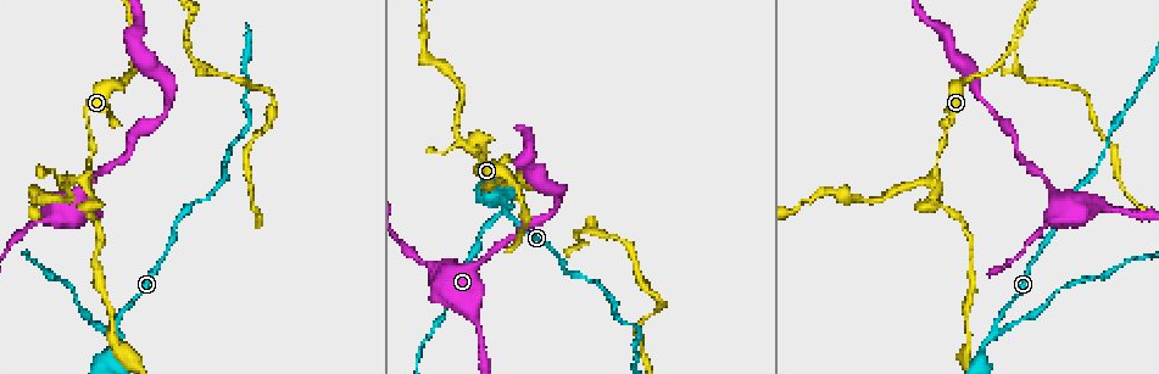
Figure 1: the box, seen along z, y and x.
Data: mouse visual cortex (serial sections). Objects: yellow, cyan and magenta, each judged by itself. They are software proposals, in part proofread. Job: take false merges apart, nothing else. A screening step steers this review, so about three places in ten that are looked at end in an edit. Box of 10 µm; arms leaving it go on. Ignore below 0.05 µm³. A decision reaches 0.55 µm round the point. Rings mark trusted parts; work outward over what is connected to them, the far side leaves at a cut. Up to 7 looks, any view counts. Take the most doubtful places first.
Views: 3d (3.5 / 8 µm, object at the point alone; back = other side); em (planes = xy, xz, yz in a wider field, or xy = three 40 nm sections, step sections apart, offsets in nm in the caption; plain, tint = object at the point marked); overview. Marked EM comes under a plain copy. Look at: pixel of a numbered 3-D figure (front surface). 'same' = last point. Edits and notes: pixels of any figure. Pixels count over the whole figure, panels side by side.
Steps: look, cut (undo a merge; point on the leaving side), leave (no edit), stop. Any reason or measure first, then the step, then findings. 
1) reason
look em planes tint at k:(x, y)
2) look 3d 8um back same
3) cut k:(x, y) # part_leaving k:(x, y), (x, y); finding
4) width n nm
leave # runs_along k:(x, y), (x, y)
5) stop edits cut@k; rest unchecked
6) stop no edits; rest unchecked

three-way junction
look 3d 3.5um at 1:(474, 154)

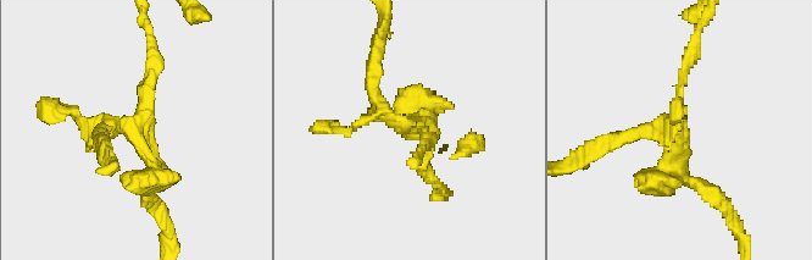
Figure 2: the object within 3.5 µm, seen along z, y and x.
look em xy step 5 tint at 2:(409, 130)

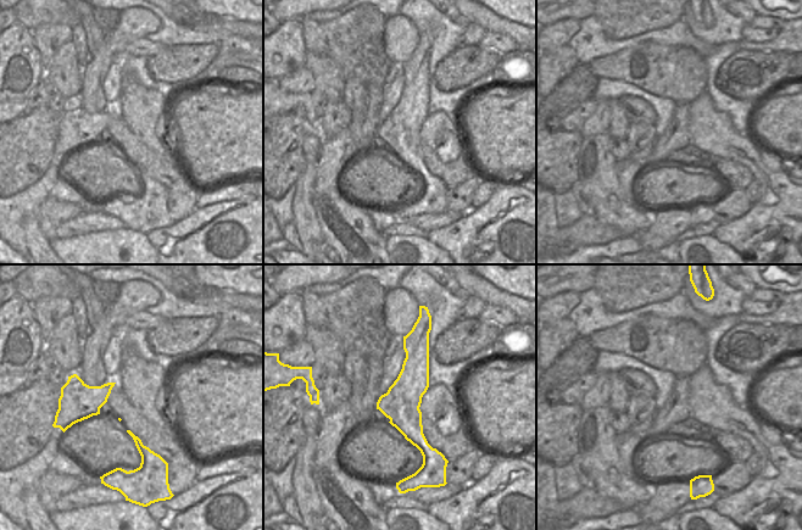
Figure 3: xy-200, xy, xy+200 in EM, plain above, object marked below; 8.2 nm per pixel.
leave # runs_along 2:(693, 51), (671, 164), (699, 186); all the same cell

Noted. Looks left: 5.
look 3d 8um at 1:(118, 330)

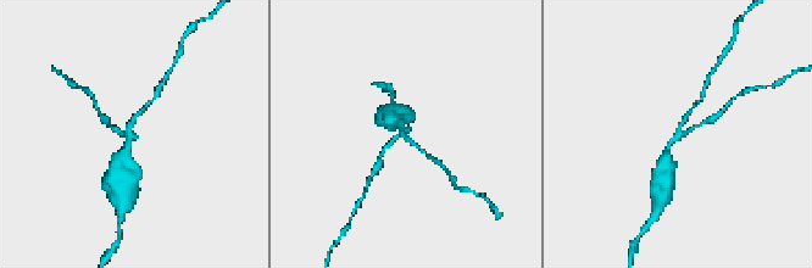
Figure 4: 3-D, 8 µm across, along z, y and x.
arms 3; arm_widths 150, 150, 200 nm
look em xy step 3 tint same

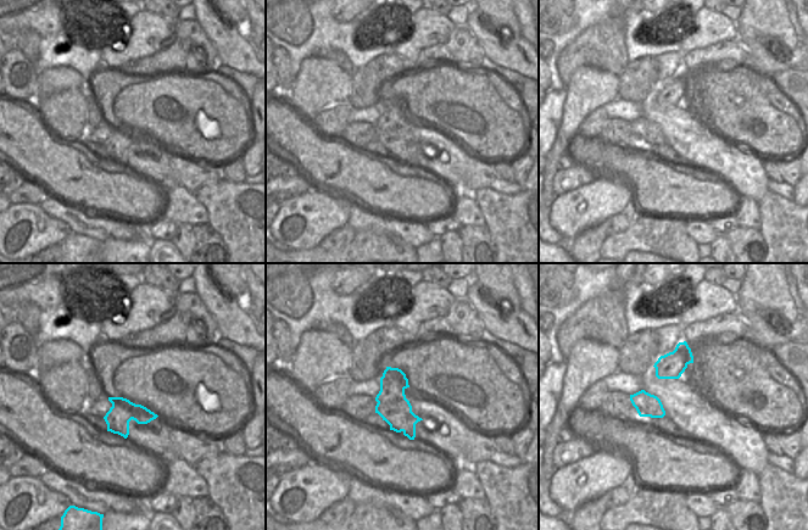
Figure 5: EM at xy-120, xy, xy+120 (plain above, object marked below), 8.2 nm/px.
cut 4:(105, 119) # two cells meet here

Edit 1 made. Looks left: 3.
look overview

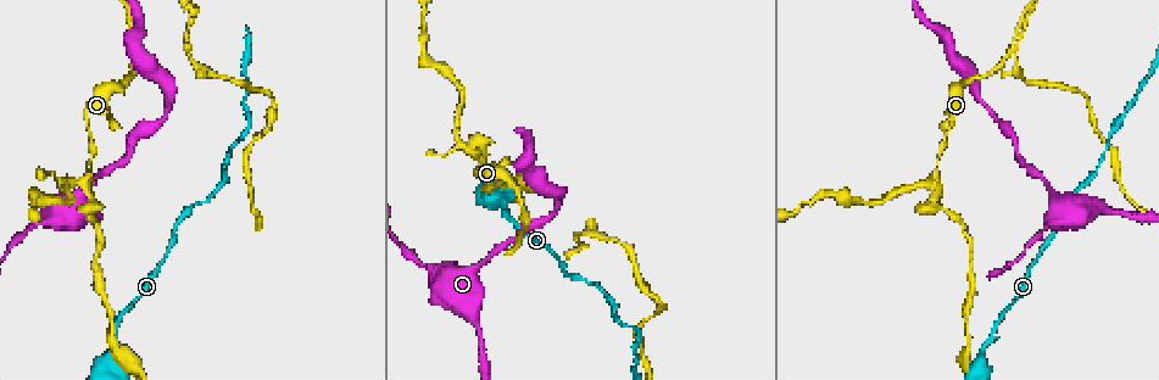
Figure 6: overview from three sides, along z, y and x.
look 3d 3.5um at 6:(38, 224)

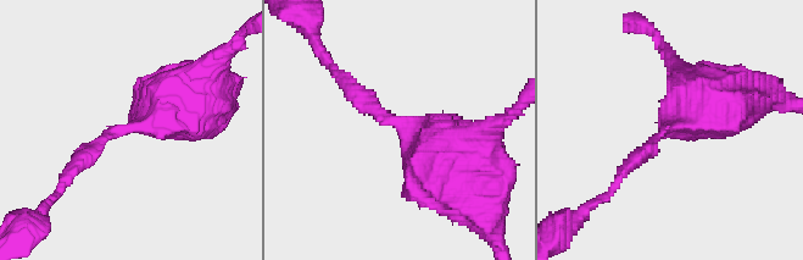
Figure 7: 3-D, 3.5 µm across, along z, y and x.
arm_widths 200, 800 nm
look em planes tint at 7:(668, 128)

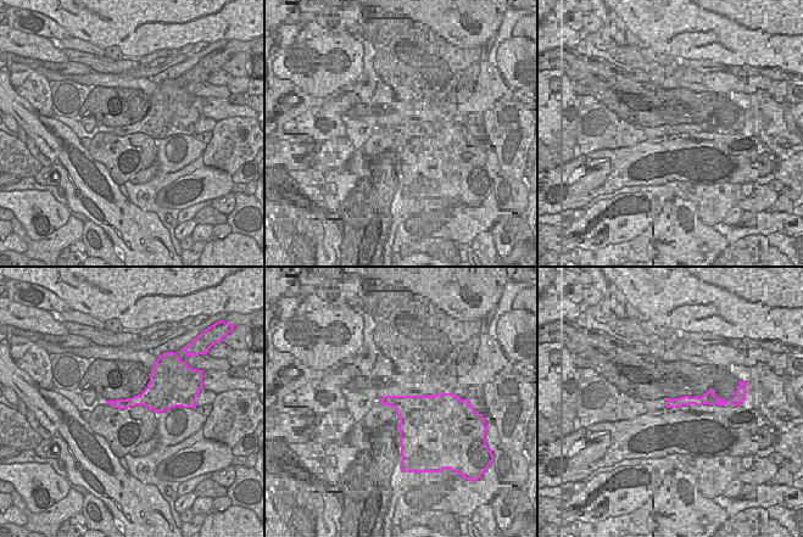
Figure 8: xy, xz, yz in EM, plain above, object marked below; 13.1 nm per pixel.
leave # runs_along 7:(194, 87), (160, 117), (107, 136), (74, 170); continuous, no second cell

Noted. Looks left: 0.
stop edits cut@4; rest unchecked

